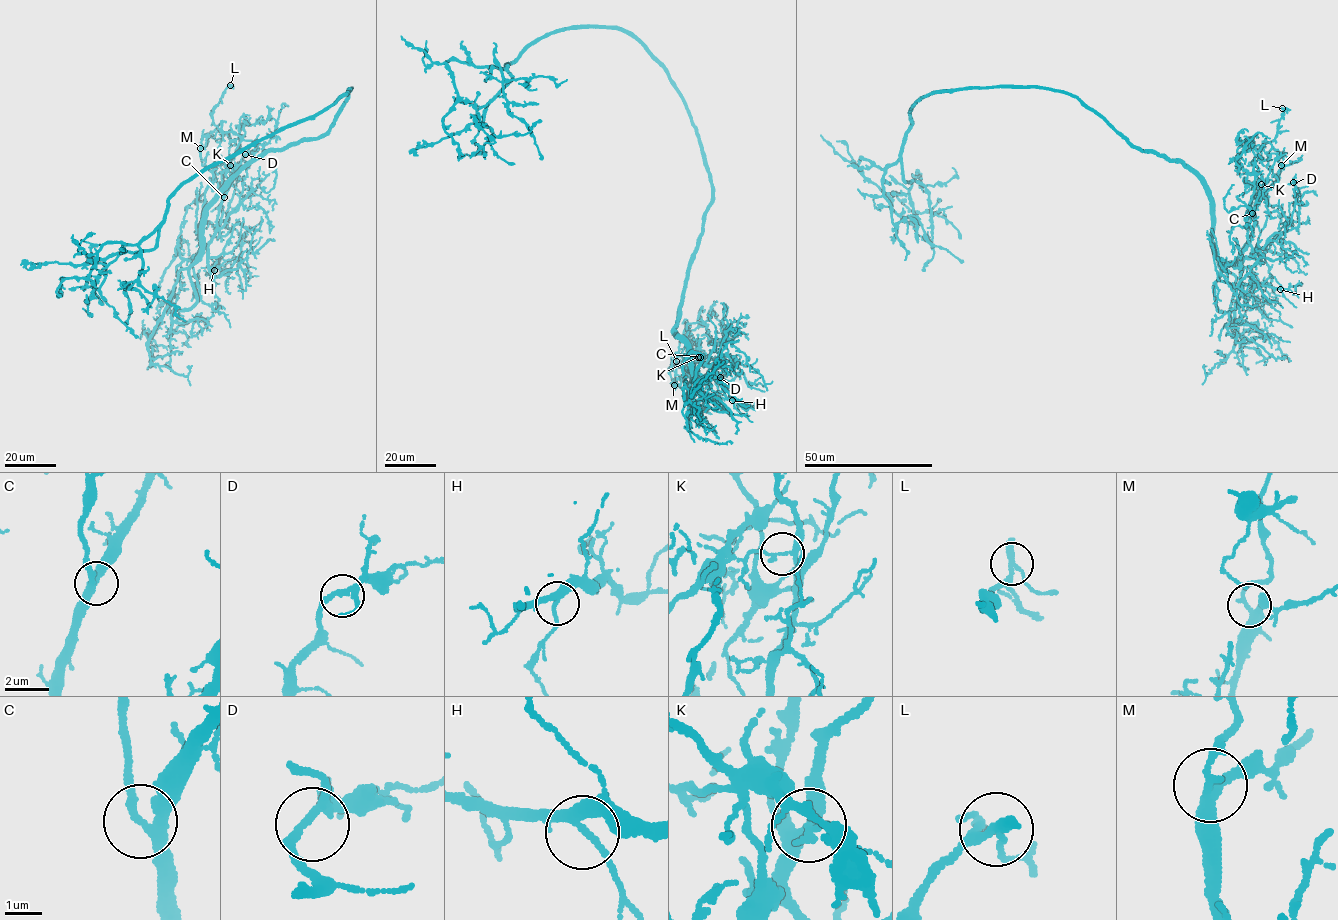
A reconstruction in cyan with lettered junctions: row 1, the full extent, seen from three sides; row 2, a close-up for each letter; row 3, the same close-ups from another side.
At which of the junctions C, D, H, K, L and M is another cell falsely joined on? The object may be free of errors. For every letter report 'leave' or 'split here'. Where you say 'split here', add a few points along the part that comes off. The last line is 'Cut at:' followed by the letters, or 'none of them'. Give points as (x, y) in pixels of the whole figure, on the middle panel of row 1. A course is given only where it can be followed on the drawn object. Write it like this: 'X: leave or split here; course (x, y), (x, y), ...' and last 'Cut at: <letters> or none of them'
C: leave
D: leave
H: leave
K: split here; course (698, 357), (696, 351), (690, 356), (682, 352), (687, 324), (678, 353), (668, 368), (676, 362), (681, 364)
L: leave
M: leave
Cut at: K

